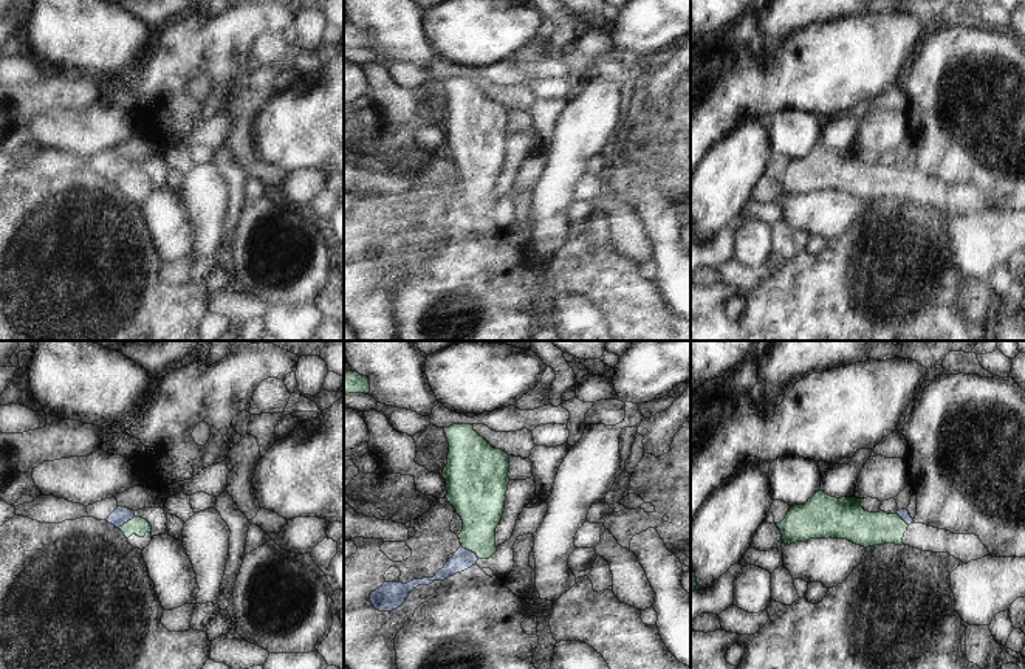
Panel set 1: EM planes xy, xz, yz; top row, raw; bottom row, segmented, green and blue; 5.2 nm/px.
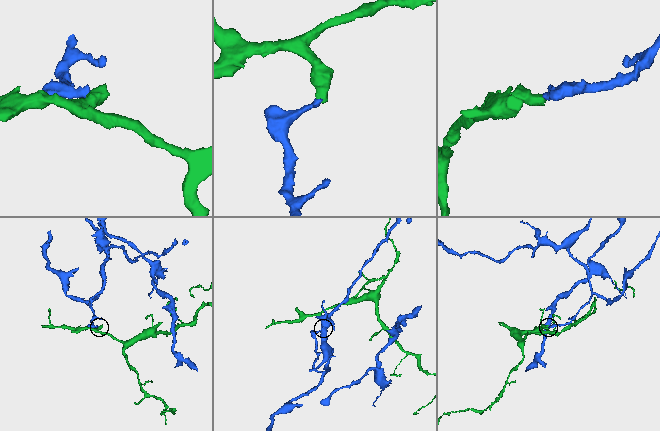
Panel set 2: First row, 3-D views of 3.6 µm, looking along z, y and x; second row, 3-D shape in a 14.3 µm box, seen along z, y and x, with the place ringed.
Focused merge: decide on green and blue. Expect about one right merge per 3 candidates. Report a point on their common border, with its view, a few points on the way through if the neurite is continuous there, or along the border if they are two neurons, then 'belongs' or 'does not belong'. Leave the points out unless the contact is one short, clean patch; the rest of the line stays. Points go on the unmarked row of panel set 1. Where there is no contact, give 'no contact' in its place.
contact xz (471, 203); border xz (462, 198), (479, 211); does not belong

